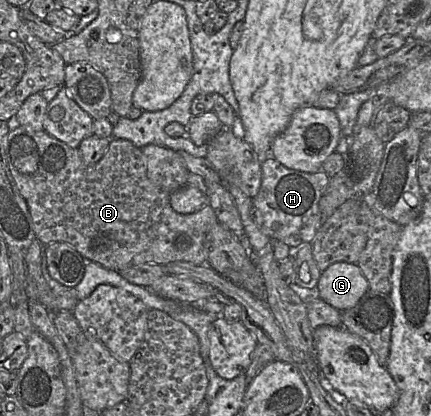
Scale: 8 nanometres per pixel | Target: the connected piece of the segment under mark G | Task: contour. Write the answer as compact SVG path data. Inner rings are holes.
M336 262L321 272L316 289L319 298L342 312L358 303L369 283L357 264Z

